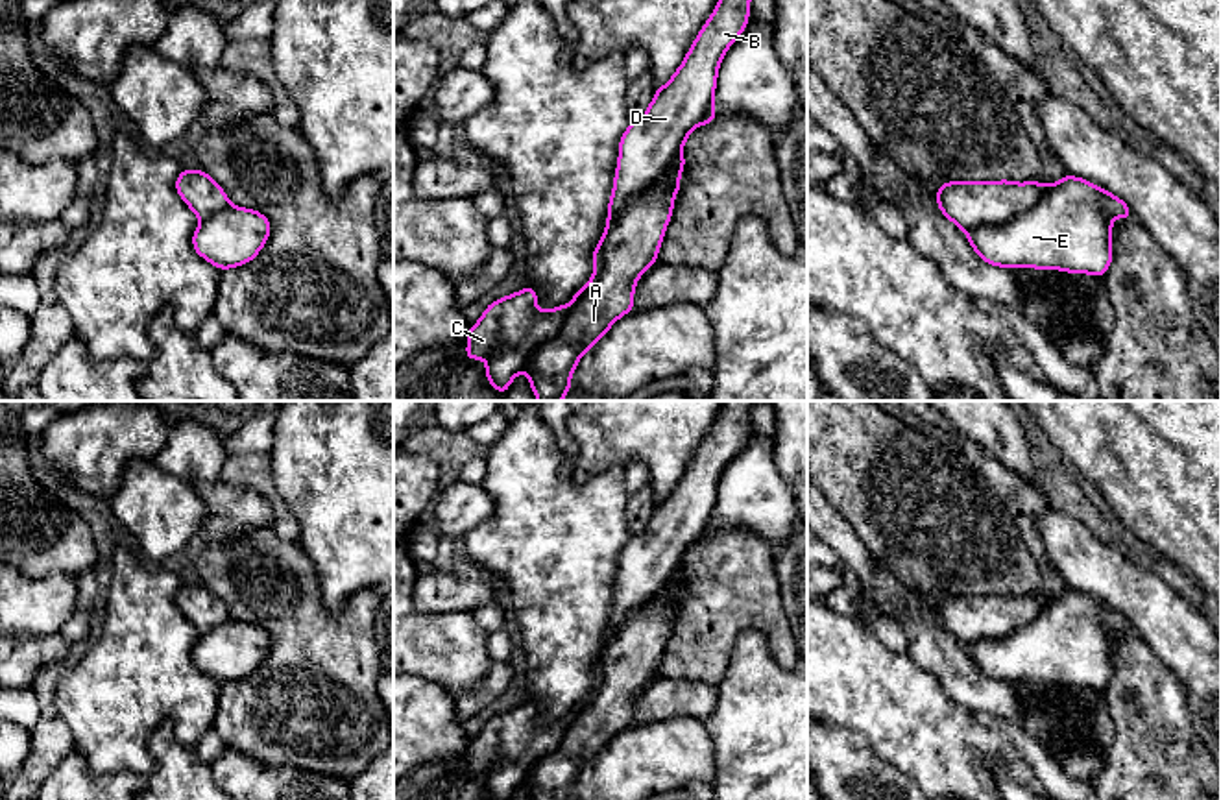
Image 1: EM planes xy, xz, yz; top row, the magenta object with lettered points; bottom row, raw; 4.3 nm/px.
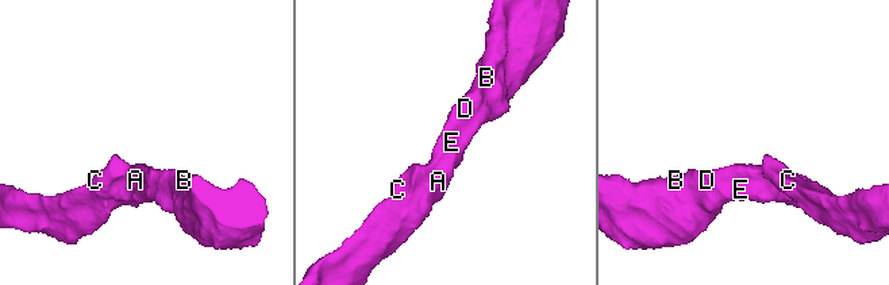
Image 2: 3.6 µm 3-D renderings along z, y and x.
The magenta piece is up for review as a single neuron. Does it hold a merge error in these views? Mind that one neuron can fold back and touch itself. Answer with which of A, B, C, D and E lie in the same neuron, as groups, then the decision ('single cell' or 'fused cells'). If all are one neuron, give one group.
groups A B C D E; single cell

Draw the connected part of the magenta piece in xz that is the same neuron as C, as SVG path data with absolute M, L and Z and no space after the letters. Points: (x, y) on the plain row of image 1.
M724 401L717 421L691 458L672 491L656 504L645 530L630 536L619 556L619 575L608 615L608 637L593 663L595 685L586 700L574 706L569 719L538 724L538 708L526 700L488 719L467 746L465 770L486 774L491 800L510 800L525 785L530 800L571 800L571 789L580 770L591 763L608 743L634 724L637 693L658 676L658 665L672 630L674 610L685 573L682 562L689 547L709 538L719 528L713 521L717 488L726 464L746 443L752 406L759 401Z

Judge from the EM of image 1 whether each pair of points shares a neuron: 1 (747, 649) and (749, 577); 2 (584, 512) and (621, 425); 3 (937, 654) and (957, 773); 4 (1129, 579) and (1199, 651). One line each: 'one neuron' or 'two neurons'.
1: two neurons
2: two neurons
3: two neurons
4: one neuron

